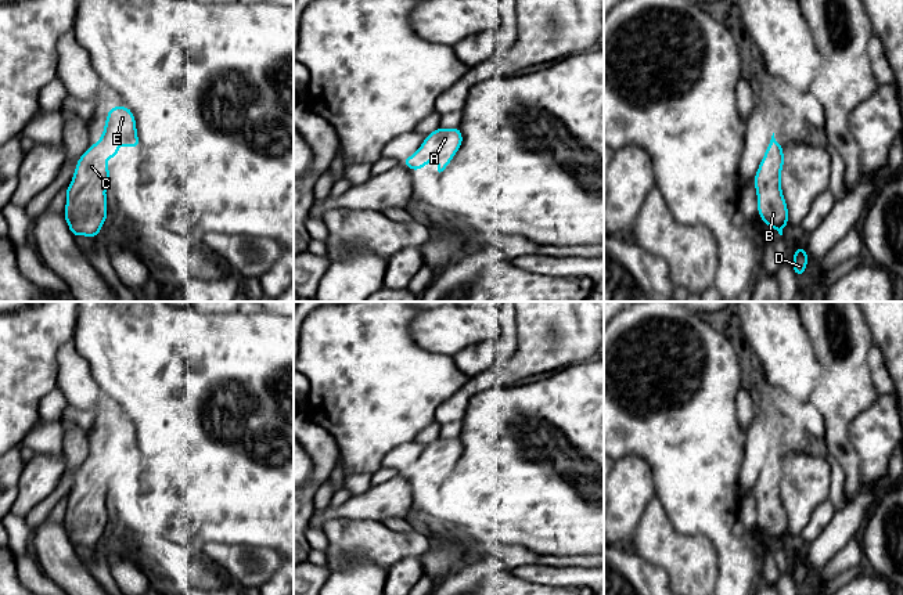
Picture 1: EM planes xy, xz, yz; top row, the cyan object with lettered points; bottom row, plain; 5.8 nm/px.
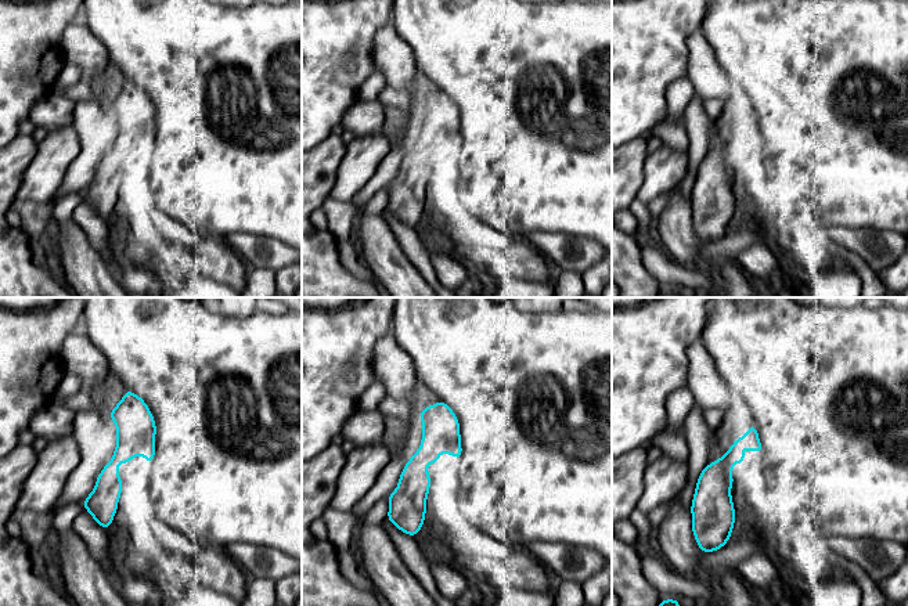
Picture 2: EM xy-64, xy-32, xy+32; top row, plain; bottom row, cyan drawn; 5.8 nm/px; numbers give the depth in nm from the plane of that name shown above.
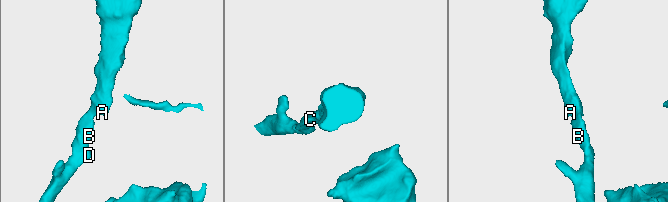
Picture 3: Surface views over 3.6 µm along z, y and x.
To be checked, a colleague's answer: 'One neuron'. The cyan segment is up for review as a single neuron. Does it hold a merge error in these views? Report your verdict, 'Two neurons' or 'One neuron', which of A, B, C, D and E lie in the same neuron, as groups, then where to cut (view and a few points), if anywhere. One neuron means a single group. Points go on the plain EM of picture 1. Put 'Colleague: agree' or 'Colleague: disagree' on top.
Colleague: agree
One neuron. Groups: A B C D E. No split

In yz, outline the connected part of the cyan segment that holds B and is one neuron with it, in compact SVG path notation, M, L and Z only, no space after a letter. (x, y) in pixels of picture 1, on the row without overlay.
M774 443L766 458L765 466L755 484L753 495L758 505L758 522L763 533L783 545L788 536L788 518L781 501L781 480L784 462Z

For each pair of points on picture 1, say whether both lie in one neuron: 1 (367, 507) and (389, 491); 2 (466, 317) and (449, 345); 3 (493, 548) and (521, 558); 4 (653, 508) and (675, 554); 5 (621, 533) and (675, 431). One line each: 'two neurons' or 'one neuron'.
1: one neuron
2: one neuron
3: one neuron
4: one neuron
5: two neurons

